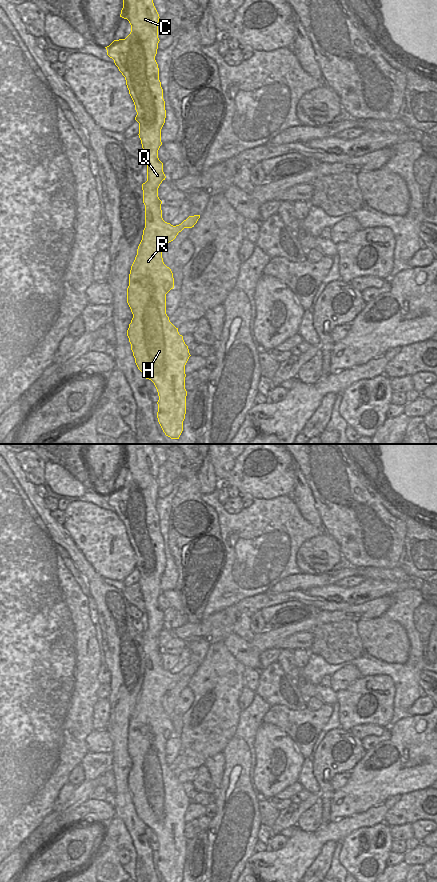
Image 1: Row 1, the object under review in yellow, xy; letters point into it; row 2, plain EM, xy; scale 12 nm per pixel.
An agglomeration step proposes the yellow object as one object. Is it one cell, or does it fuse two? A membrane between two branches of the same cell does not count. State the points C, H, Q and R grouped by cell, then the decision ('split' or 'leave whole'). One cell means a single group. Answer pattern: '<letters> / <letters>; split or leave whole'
C H Q R; leave whole

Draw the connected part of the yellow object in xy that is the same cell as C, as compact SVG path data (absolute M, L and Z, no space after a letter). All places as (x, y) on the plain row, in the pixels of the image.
M122 444L123 456L120 465L127 467L131 473L131 480L125 487L114 488L109 494L105 495L107 503L114 508L115 513L125 525L129 542L134 550L137 563L135 568L139 571L139 586L141 588L145 608L147 612L147 629L142 632L143 651L145 653L145 676L143 678L142 688L137 697L137 703L131 714L129 722L129 734L127 736L127 751L133 762L131 771L127 778L127 784L131 792L131 798L135 806L138 817L151 828L158 840L159 848L157 866L165 882L181 882L183 879L183 869L186 862L186 844L185 837L185 813L191 804L188 794L179 782L176 776L169 768L166 762L166 742L174 736L173 721L167 715L162 706L164 694L173 689L179 680L184 676L192 676L197 671L200 663L189 664L181 672L173 674L162 666L161 652L158 645L158 636L166 624L163 620L163 611L158 606L158 598L162 593L161 577L165 571L166 558L163 547L163 537L159 528L159 516L155 508L158 497L158 470L159 462L154 454L154 444Z

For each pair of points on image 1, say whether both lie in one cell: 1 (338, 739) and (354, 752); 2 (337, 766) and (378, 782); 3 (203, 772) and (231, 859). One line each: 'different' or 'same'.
1: same
2: different
3: different

